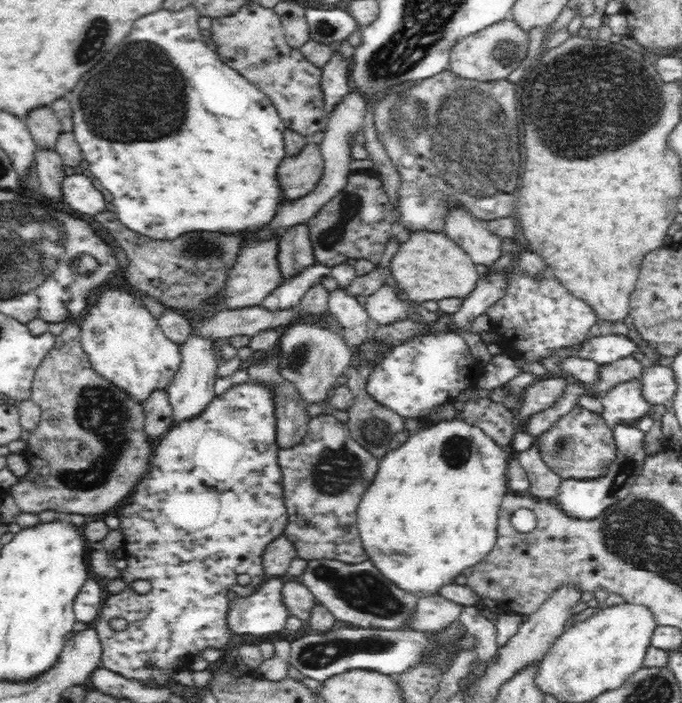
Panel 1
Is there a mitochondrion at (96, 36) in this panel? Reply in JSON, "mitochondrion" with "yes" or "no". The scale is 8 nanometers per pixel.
{"mitochondrion":"yes"}

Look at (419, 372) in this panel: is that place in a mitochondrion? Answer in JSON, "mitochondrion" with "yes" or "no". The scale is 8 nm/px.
{"mitochondrion":"no"}

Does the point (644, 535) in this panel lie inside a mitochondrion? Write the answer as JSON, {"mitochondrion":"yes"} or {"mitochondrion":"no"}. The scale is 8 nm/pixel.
{"mitochondrion":"yes"}

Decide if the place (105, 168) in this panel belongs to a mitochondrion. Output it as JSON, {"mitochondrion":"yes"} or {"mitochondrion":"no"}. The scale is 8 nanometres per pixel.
{"mitochondrion":"no"}

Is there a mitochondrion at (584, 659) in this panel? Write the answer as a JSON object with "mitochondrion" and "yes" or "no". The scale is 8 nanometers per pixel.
{"mitochondrion":"no"}

